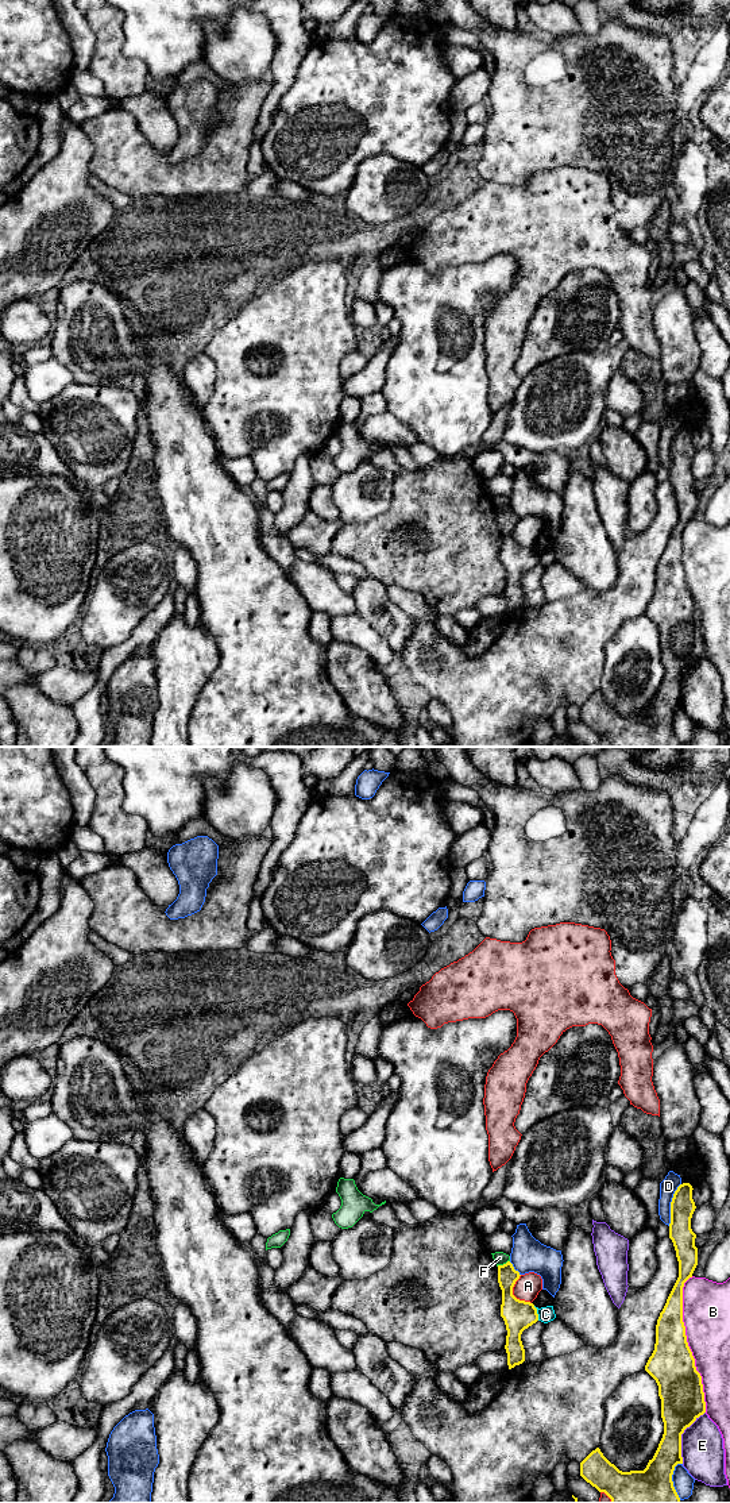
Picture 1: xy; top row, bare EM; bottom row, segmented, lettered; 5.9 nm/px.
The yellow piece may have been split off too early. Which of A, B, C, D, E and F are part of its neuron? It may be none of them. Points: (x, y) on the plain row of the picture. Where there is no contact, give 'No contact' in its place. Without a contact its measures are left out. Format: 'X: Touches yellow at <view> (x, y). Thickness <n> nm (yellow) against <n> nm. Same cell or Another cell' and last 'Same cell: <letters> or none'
A: Touches yellow at xy (512, 538). Thickness 180 nm (yellow) against 150 nm. Another cell
B: Touches yellow at xy (687, 588). Thickness 280 nm (yellow) against 280 nm. Another cell
C: Touches yellow at xy (536, 557). Thickness 180 nm (yellow) against 100 nm. Another cell
D: Touches yellow at xy (671, 449). Thickness 140 nm (yellow) against 100 nm. Another cell
E: Touches yellow at xy (680, 681). Thickness 260 nm (yellow) against 260 nm. Another cell
F: Touches yellow at xy (503, 508). Thickness 120 nm (yellow) against 70 nm. Another cell
Same cell: none

